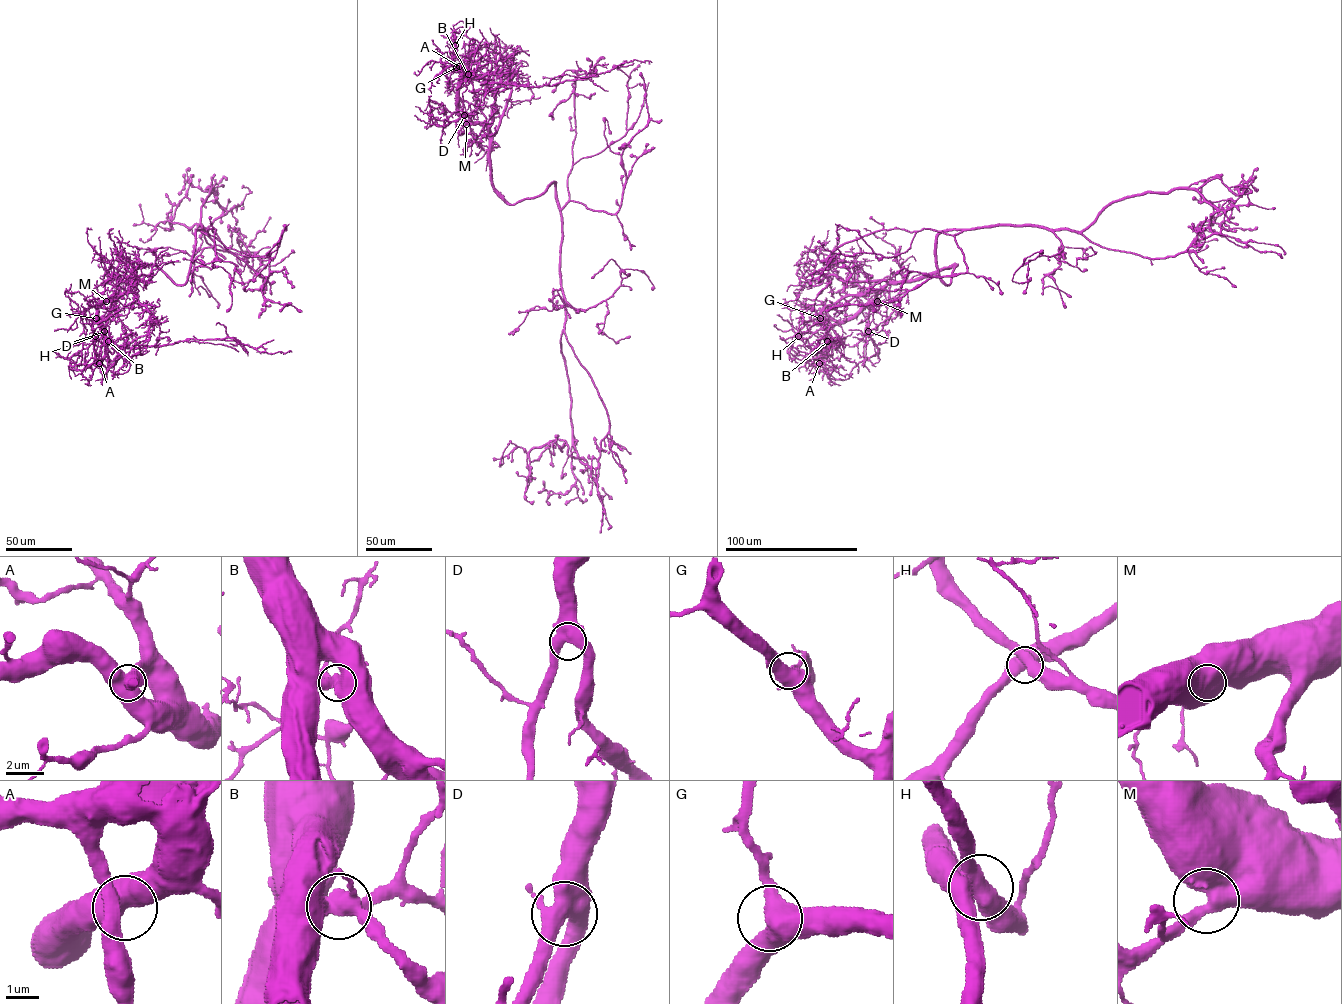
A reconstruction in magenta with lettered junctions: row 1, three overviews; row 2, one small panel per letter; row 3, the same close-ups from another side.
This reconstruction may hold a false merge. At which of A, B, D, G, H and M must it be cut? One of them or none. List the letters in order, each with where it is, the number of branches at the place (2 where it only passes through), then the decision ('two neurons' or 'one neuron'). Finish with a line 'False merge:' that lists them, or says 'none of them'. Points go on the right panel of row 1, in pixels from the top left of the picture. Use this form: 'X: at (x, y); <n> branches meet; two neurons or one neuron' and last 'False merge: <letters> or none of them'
A: at (819, 363); 3 branches meet; one neuron
B: at (827, 341); 5 branches meet; two neurons
D: at (868, 331); 5 branches meet; one neuron
G: at (820, 318); 3 branches meet; one neuron
H: at (798, 336); 4 branches meet; one neuron
M: at (877, 301); 3 branches meet; one neuron
False merge: B

